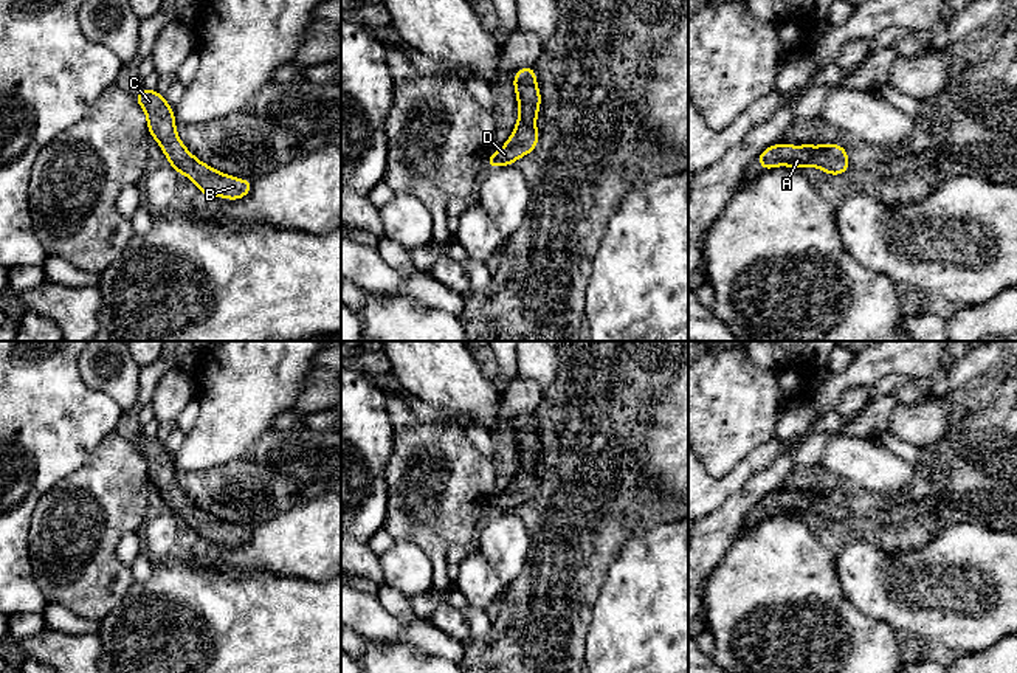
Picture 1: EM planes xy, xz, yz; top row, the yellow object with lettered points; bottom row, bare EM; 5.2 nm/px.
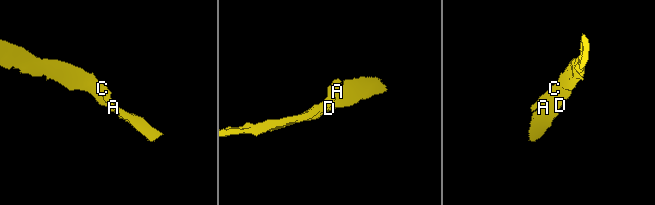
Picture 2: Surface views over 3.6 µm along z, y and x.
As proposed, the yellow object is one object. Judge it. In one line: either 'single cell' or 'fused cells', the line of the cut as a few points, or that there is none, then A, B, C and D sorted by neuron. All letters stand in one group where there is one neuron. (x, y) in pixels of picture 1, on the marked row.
single cell; no cut; A B C D

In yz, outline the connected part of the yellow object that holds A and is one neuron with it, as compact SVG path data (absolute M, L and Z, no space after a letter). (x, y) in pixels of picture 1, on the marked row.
M772 144L758 155L760 166L767 171L775 166L819 167L829 175L840 175L850 169L846 150L840 144L786 146Z

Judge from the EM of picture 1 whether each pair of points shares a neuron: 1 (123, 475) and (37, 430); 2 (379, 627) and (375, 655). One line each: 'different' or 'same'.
1: different
2: different

